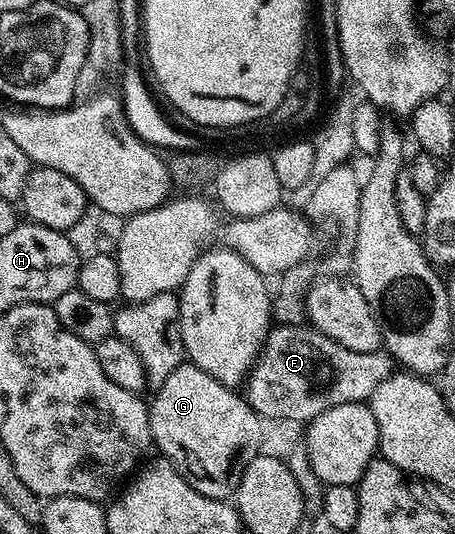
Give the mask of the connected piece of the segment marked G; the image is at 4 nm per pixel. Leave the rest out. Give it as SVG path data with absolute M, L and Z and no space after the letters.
M185 362L178 366L178 370L174 370L174 374L170 374L170 378L166 378L166 382L162 382L162 386L155 389L153 400L150 400L148 409L148 417L150 418L150 430L155 447L161 448L163 455L171 460L173 464L179 468L182 475L190 482L190 486L194 486L194 490L198 490L198 494L206 494L217 498L228 498L235 493L238 482L242 478L242 474L246 470L246 466L255 456L260 455L259 438L261 431L259 430L262 417L248 405L247 399L239 391L222 386L222 382L218 382L214 378L210 378L210 374L206 374L206 370L202 370L198 365L191 362Z

